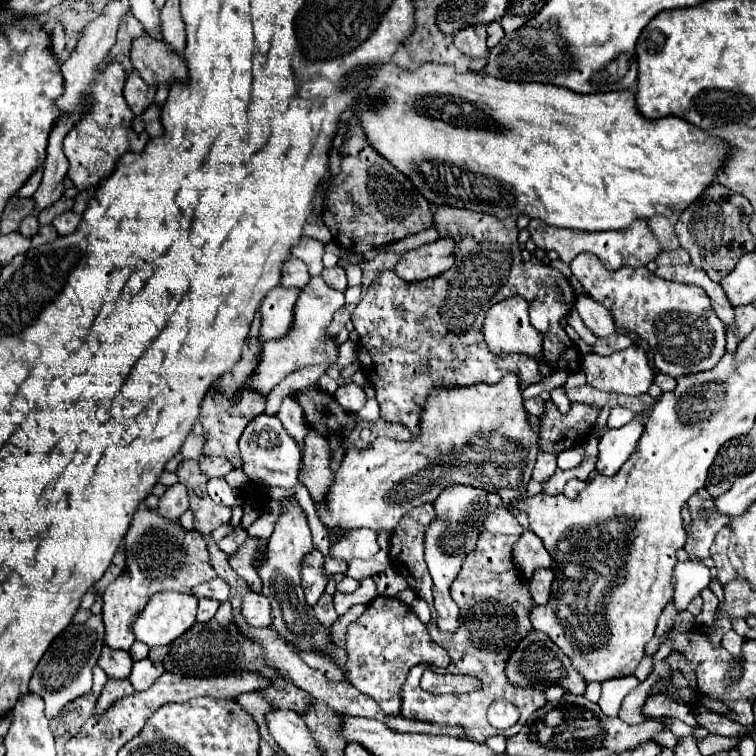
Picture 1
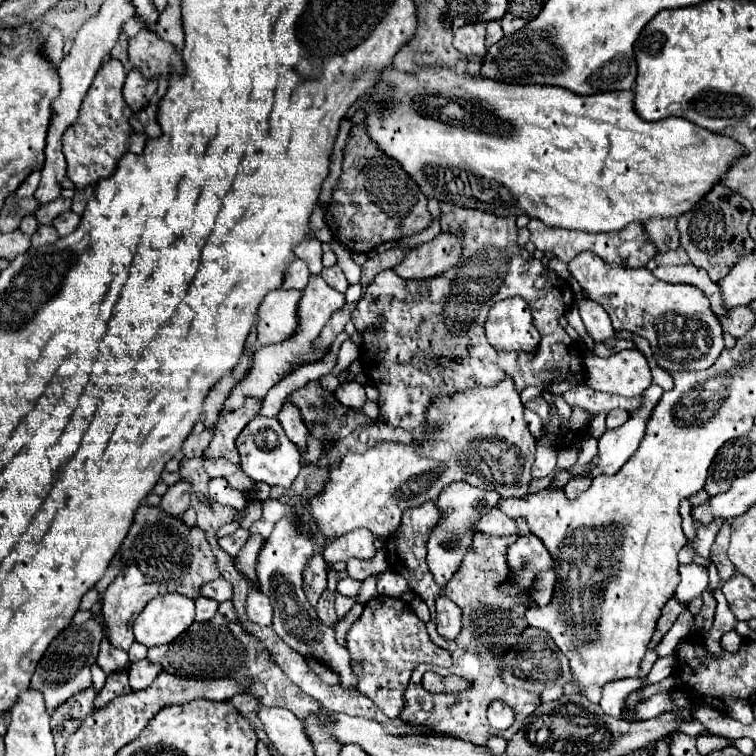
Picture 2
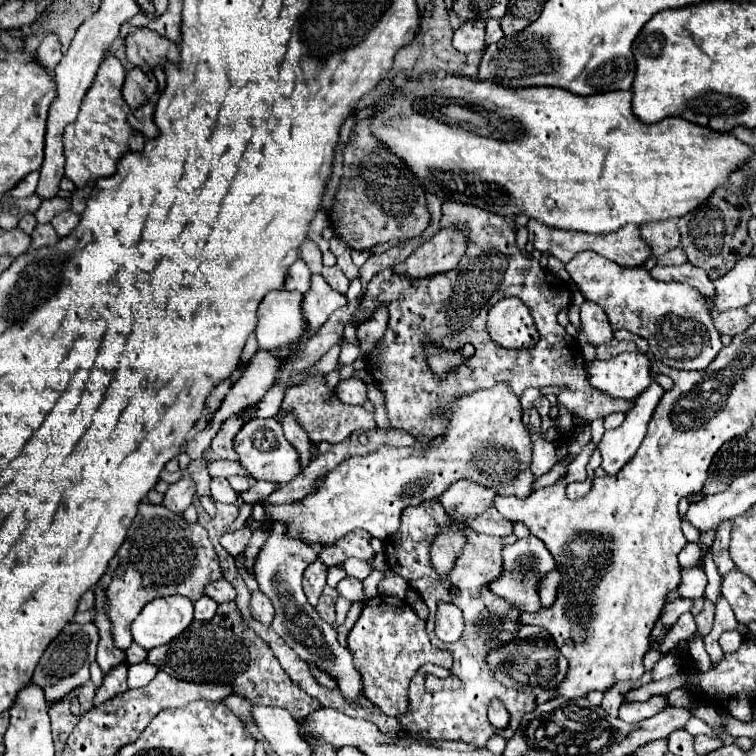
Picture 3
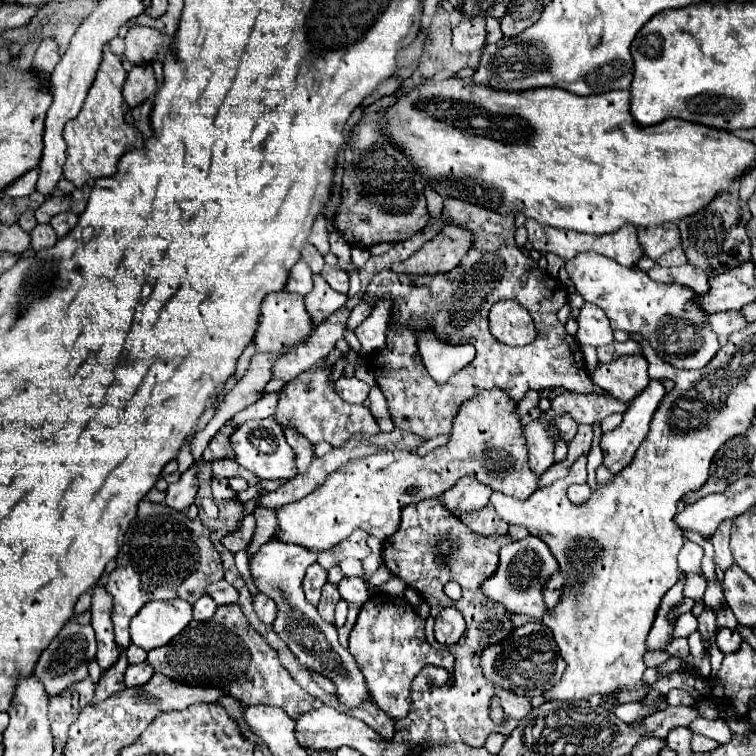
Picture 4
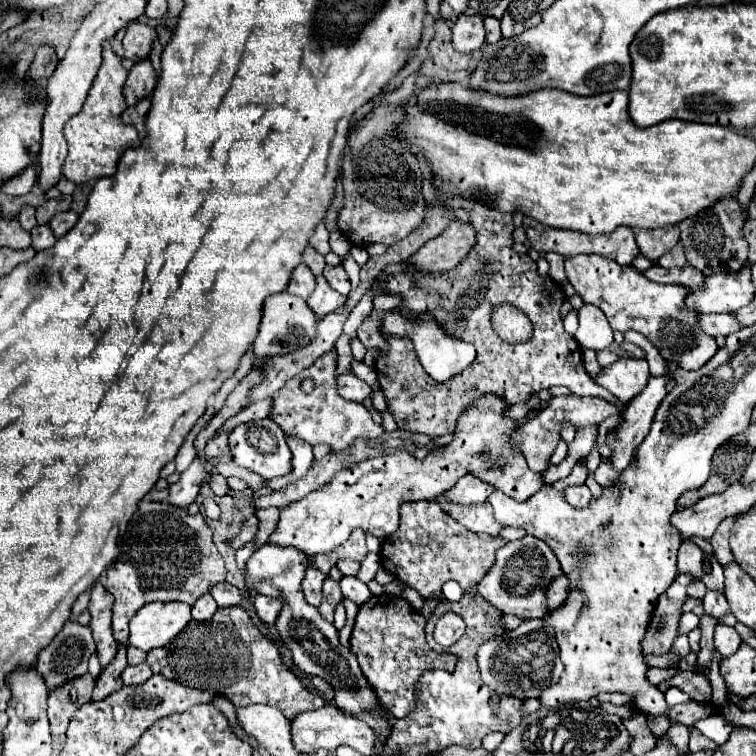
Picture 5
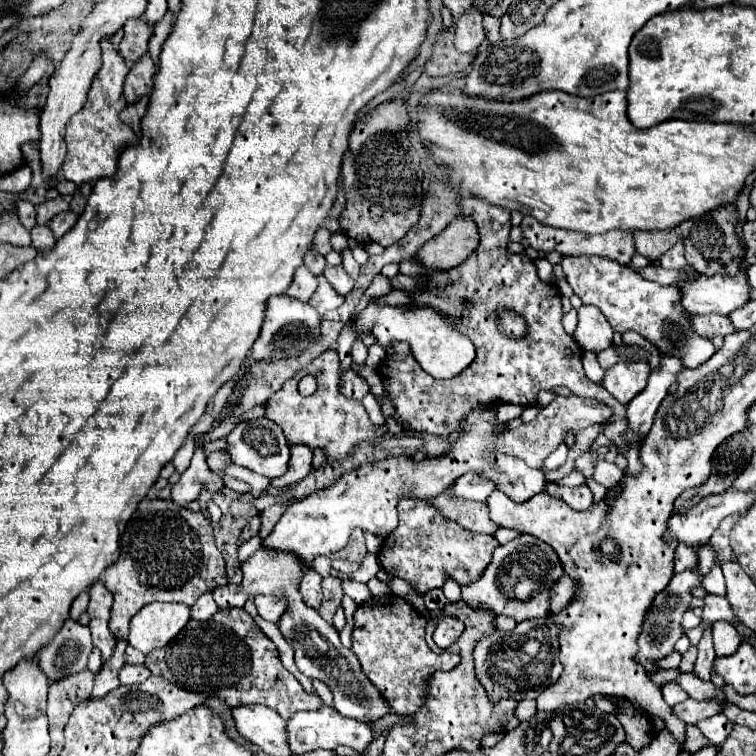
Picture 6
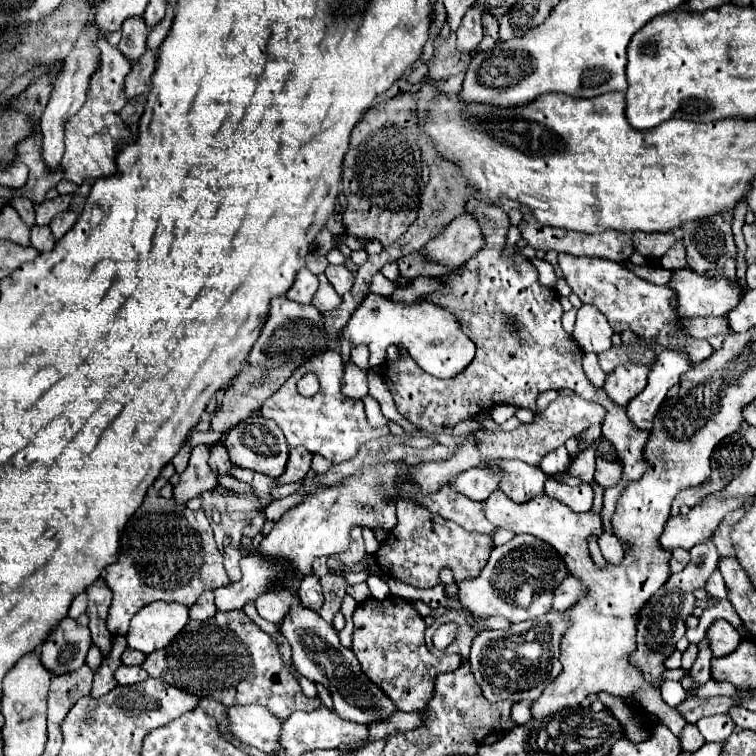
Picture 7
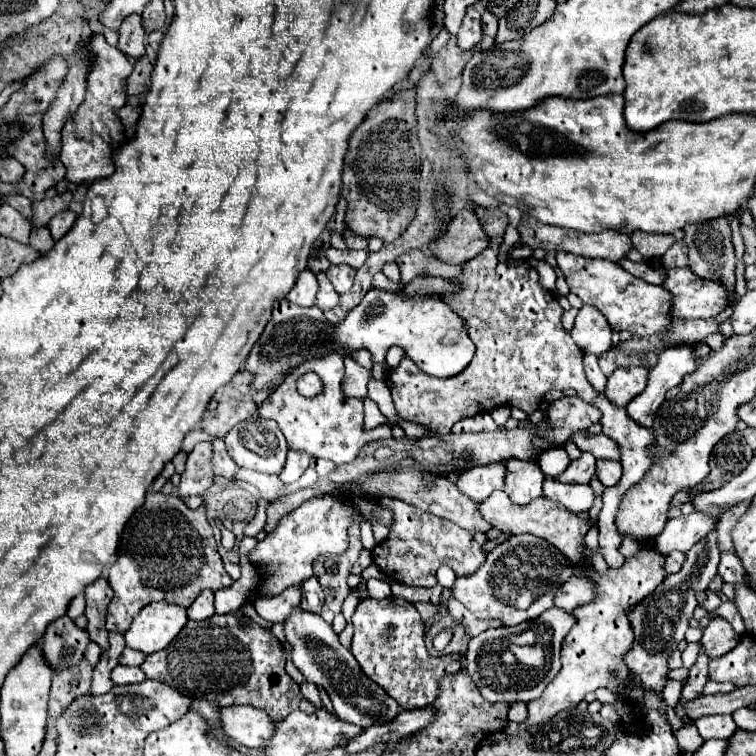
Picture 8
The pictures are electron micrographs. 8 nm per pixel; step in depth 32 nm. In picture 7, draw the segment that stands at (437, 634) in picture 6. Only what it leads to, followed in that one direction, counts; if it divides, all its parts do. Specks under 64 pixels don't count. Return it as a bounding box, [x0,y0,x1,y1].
[434,624,456,650]

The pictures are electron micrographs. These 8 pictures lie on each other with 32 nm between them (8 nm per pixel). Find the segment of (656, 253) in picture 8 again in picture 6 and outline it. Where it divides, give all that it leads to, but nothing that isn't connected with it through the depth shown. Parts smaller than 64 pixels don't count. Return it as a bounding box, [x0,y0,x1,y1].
[634,230,678,260]

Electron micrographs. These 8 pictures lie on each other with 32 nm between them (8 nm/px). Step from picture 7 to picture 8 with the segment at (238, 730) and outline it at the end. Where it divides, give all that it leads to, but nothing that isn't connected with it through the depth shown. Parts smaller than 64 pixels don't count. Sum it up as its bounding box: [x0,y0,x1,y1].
[220,706,274,746]

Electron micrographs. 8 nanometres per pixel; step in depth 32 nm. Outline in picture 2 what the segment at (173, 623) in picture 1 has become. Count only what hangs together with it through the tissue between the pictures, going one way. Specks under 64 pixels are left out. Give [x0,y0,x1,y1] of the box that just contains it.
[134,594,194,648]

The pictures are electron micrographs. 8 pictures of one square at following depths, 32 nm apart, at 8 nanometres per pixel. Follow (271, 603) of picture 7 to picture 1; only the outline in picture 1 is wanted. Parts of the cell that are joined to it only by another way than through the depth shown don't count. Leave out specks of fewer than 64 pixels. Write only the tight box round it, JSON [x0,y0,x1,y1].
[242,592,272,626]

